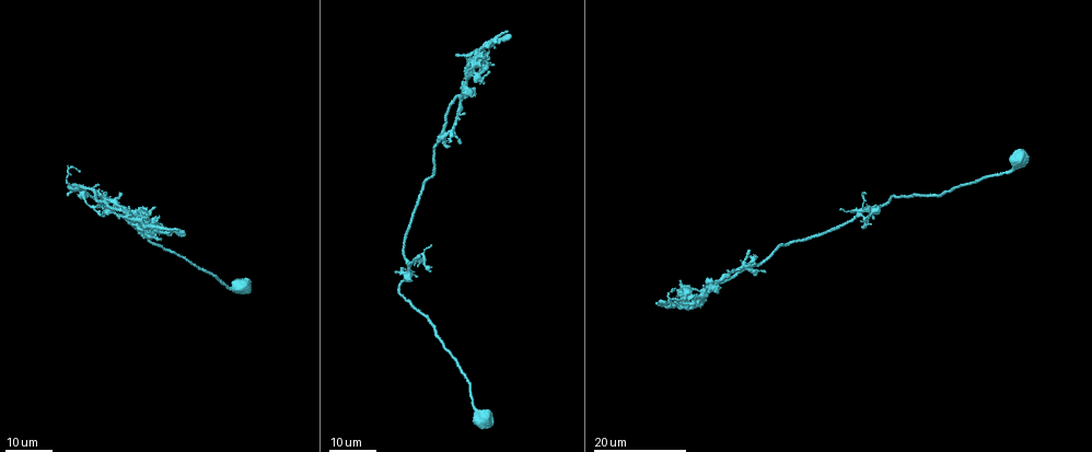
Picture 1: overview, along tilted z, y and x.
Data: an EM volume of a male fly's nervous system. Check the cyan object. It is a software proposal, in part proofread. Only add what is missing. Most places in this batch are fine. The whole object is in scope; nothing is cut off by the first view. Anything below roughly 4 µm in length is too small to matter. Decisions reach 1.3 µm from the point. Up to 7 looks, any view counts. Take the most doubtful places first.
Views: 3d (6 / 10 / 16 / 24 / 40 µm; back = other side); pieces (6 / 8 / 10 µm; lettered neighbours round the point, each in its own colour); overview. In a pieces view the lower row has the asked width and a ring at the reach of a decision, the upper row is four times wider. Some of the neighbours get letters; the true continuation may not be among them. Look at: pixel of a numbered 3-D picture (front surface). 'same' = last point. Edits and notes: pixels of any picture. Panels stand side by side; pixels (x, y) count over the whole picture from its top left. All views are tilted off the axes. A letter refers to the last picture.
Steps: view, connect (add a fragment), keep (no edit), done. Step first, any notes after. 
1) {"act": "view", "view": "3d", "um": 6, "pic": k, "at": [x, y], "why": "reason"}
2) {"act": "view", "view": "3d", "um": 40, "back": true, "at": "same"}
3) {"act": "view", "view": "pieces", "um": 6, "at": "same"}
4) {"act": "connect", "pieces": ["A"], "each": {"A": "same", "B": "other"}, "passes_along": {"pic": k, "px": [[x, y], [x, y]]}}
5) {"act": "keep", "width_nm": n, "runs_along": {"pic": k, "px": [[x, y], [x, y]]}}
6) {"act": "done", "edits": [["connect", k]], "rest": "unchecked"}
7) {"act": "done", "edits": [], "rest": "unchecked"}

{"act": "view", "view": "3d", "um": 24, "pic": 1, "at": [460, 143], "why": "an open end"}

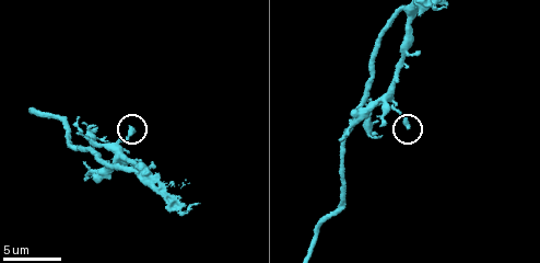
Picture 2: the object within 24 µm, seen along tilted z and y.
{"act": "view", "view": "pieces", "um": 8, "pic": 2, "at": [407, 127], "why": "see the neighbours"}

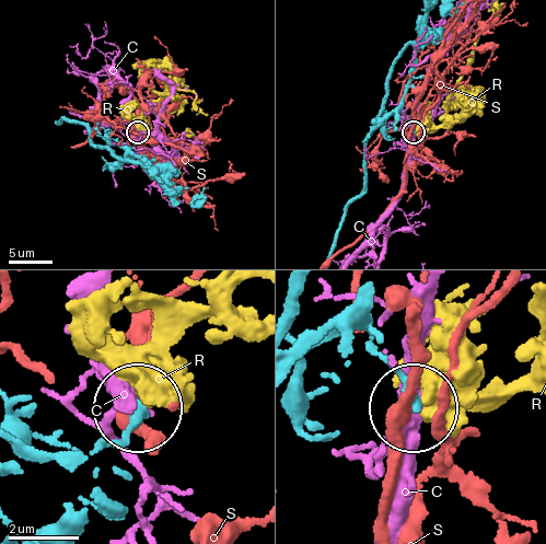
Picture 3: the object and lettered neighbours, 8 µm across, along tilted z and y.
{"act": "keep", "each": {"C": "other", "R": "other", "S": "other"}, "found": "no lettered fragment goes on from it"}

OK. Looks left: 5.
{"act": "view", "view": "3d", "um": 6, "pic": 2, "at": [370, 99], "why": "thin end"}

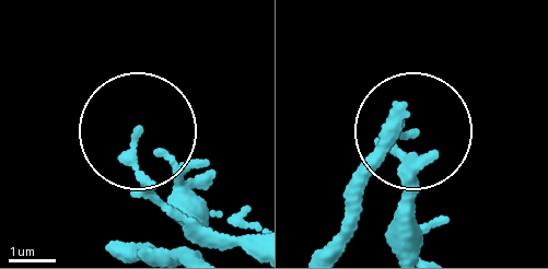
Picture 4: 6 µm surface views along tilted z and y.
{"act": "view", "view": "pieces", "um": 8, "pic": 4, "at": [138, 137]}

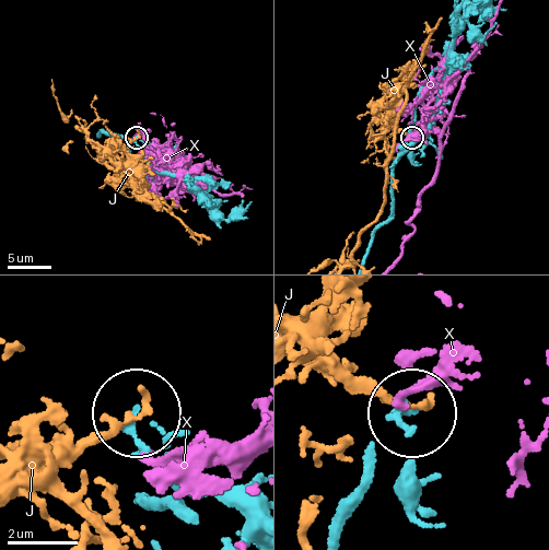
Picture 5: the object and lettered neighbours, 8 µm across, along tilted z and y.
{"act": "keep", "each": {"J": "other", "X": "other"}, "found": "none of them fits"}

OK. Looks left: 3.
{"act": "view", "view": "3d", "um": 24, "pic": 1, "at": [161, 241], "why": "an open end"}

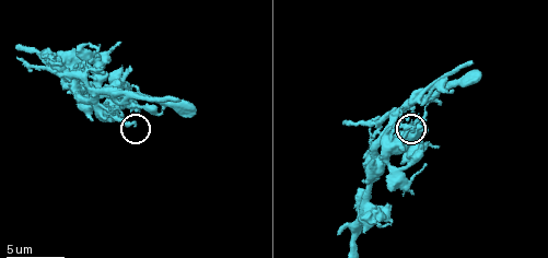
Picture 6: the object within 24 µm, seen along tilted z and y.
{"act": "view", "view": "pieces", "um": 8, "pic": 6, "at": [134, 125]}

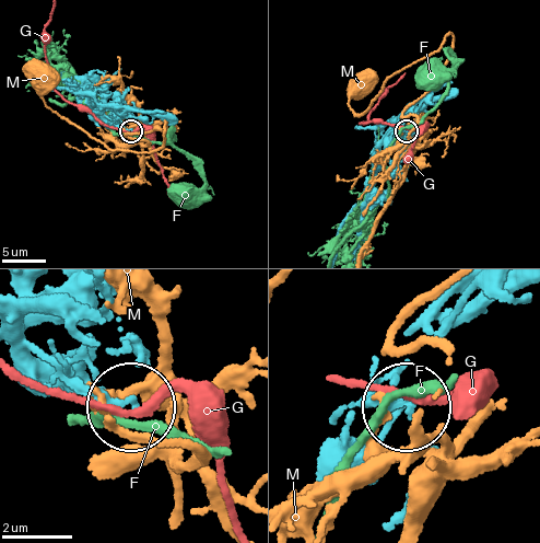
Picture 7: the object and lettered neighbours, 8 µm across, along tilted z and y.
{"act": "keep", "width_nm": 250, "each": {"F": "other", "G": "other", "M": "other"}, "found": "none of them fits"}

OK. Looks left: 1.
{"act": "done", "edits": [], "rest": "unchecked"}

